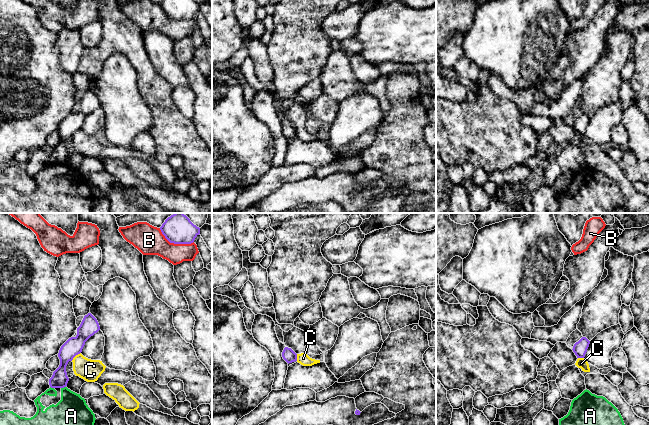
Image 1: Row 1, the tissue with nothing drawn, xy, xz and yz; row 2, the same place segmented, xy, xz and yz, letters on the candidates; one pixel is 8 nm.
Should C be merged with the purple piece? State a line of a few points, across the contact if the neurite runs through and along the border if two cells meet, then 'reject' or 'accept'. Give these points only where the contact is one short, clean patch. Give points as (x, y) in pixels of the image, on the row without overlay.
line xy (80, 128), (71, 136); reject

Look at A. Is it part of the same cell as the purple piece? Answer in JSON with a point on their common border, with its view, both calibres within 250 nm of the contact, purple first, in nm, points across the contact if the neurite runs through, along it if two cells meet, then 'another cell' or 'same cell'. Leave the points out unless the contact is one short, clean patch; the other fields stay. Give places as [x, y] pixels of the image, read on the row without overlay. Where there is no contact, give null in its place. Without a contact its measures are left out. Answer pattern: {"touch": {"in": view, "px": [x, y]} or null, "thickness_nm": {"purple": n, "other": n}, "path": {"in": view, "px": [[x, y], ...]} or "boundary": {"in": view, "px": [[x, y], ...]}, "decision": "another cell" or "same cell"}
{"touch": {"in": "xy", "px": [63, 163]}, "thickness_nm": {"purple": 140, "other": 320}, "decision": "another cell"}

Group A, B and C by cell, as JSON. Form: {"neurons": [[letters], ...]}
{"neurons": [["A"], ["B"], ["C"]]}

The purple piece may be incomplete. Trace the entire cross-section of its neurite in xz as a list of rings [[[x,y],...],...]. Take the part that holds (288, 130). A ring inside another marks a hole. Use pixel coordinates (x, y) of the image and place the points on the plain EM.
[[[288,123],[284,124],[282,133],[288,140],[297,137],[297,130]]]

